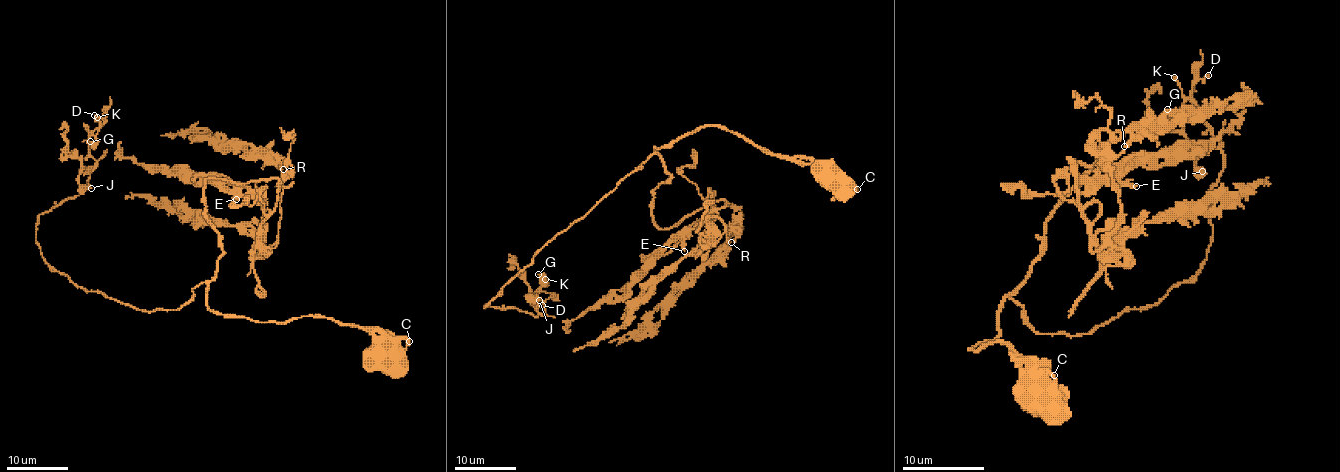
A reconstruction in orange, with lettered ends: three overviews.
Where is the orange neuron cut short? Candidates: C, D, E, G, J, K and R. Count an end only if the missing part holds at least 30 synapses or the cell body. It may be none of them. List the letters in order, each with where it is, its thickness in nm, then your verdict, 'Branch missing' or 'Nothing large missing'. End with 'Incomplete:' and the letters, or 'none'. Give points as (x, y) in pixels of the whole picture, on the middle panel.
C: Place: (857, 189). Thickness 200 nm. Nothing large missing
D: Place: (542, 305). Thickness 260 nm. Nothing large missing
E: Place: (684, 251). Thickness 220 nm. Nothing large missing
G: Place: (538, 274). Thickness 240 nm. Nothing large missing
J: Place: (539, 300). Thickness 300 nm. Nothing large missing
K: Place: (545, 279). Thickness 140 nm. Nothing large missing
R: Place: (731, 242). Thickness 260 nm. Nothing large missing
Incomplete: none

